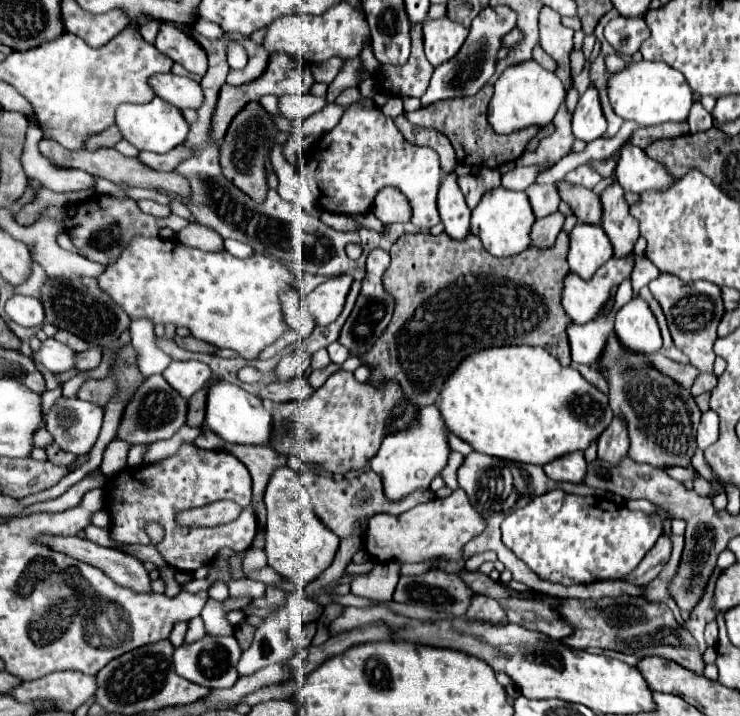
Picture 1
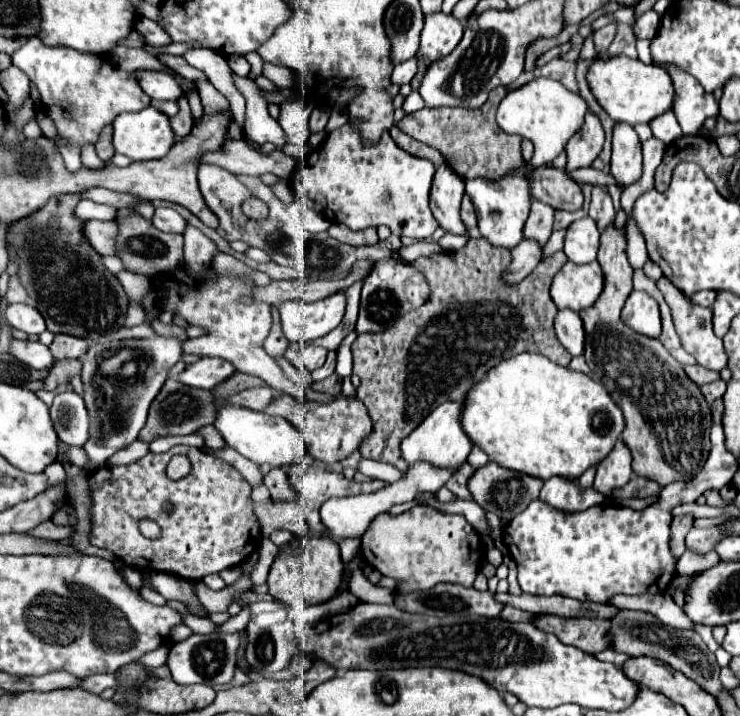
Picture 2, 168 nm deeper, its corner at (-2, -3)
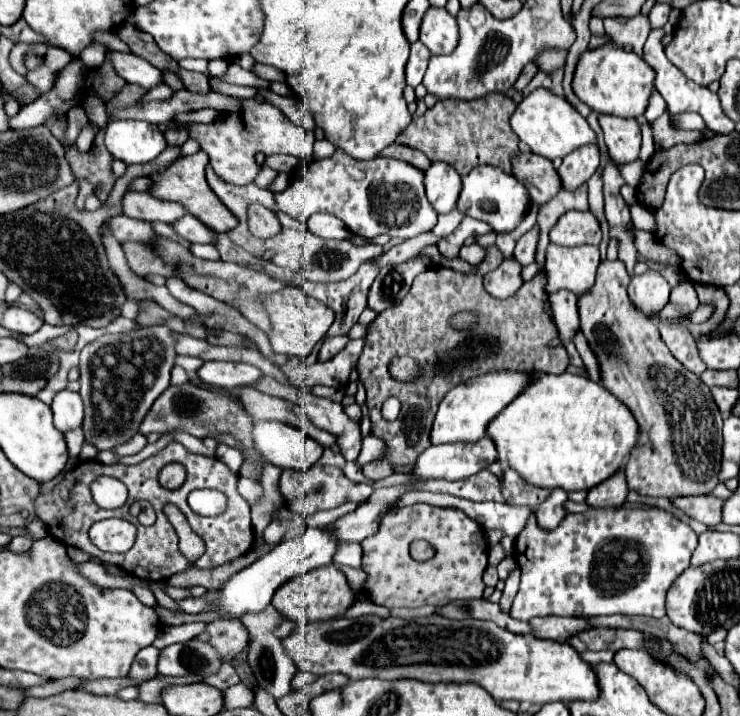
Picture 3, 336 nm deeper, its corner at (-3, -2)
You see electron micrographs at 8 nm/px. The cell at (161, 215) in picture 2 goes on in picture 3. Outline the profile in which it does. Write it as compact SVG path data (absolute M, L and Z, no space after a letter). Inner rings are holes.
M186 214L180 220L172 222L172 228L176 230L176 234L180 238L184 238L188 242L202 242L202 244L208 242L210 244L212 238L214 238L214 232L210 228L206 228L198 218L194 218L190 214Z

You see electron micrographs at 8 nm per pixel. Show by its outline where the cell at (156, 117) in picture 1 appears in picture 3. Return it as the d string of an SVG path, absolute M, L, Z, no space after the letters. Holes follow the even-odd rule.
M114 120L106 128L106 148L126 164L146 164L164 148L164 132L144 120Z

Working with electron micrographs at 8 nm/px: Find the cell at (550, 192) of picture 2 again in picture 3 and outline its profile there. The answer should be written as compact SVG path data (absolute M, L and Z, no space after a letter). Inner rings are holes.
M532 152L518 154L512 162L514 178L520 180L536 204L546 204L562 190L562 180L550 160Z

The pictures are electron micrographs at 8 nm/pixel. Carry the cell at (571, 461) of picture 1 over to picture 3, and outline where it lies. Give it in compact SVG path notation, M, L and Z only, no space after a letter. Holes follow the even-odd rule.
M554 488L554 490L550 492L550 496L548 496L548 498L540 504L540 508L536 510L538 524L540 524L542 528L548 528L548 530L556 528L556 526L564 520L564 516L568 514L566 508L564 508L566 500L568 500L566 492L564 492L562 488Z

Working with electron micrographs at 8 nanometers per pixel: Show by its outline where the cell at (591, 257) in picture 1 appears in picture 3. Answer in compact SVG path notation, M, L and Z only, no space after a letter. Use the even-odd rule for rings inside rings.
M566 212L560 216L560 220L550 230L552 244L576 248L576 246L598 246L602 240L598 220L592 212Z

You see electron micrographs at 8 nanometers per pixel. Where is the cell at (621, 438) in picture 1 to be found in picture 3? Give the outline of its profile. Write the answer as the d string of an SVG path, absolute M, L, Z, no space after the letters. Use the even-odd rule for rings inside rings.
M620 468L616 474L600 482L596 488L588 492L586 502L594 508L614 508L620 506L628 496L628 484L626 484L626 474L624 468Z

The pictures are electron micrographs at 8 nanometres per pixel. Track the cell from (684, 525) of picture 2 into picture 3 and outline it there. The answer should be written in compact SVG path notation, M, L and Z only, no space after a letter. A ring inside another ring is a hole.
M678 496L670 500L674 508L682 510L688 518L700 520L708 526L716 526L720 522L720 508L724 500L712 496Z

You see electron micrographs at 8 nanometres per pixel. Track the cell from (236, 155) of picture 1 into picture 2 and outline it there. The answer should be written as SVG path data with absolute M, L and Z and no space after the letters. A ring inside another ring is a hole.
M251 197L251 199L247 199L247 201L243 203L243 213L245 213L249 219L253 219L253 221L263 221L263 219L267 219L269 209L267 209L267 205L265 205L261 199Z

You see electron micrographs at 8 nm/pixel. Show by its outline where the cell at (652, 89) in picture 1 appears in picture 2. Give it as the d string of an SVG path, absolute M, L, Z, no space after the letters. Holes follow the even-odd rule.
M625 55L609 57L607 61L597 57L587 69L587 85L615 123L649 123L659 113L665 113L673 107L673 85L669 75L657 65L645 65L639 59Z

